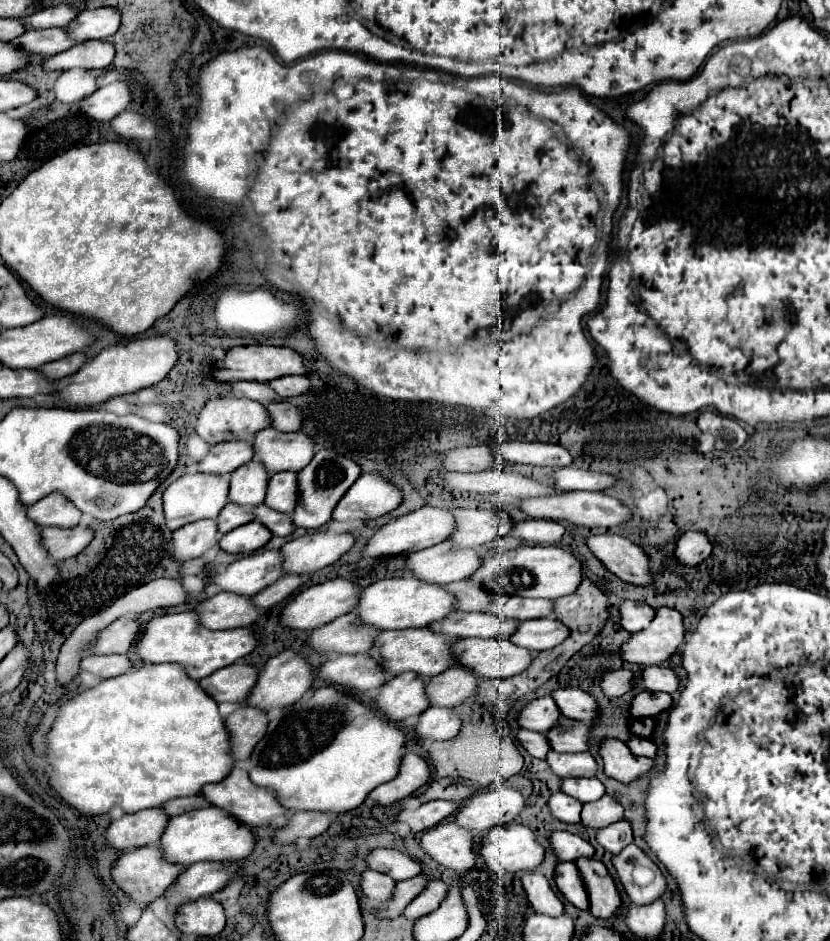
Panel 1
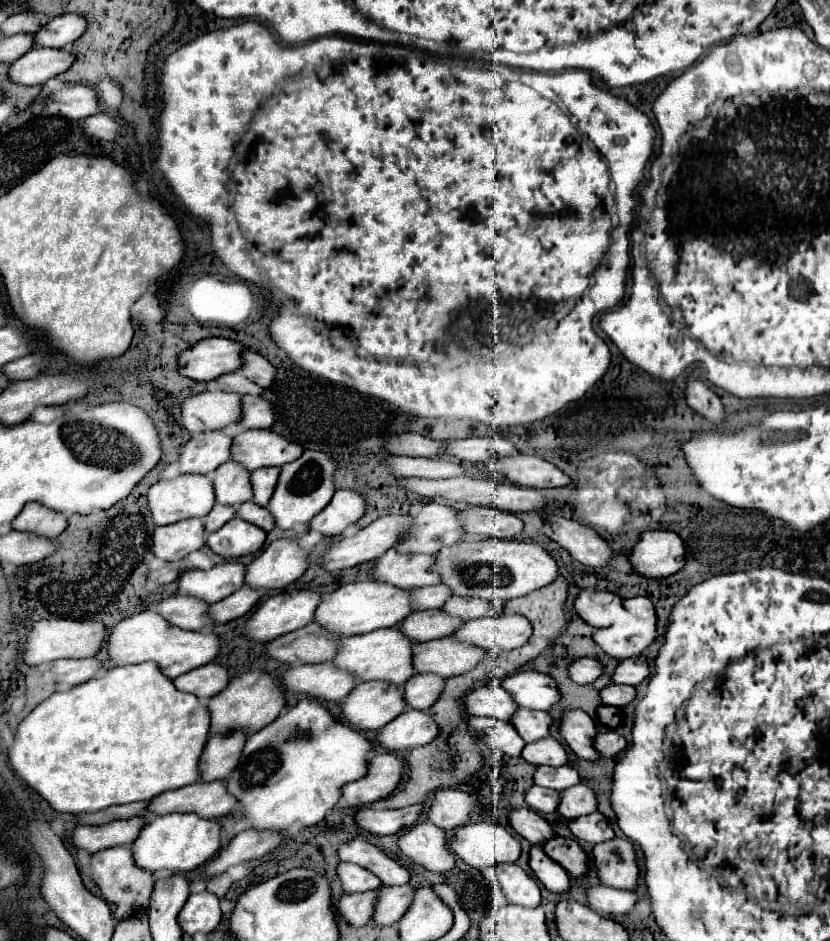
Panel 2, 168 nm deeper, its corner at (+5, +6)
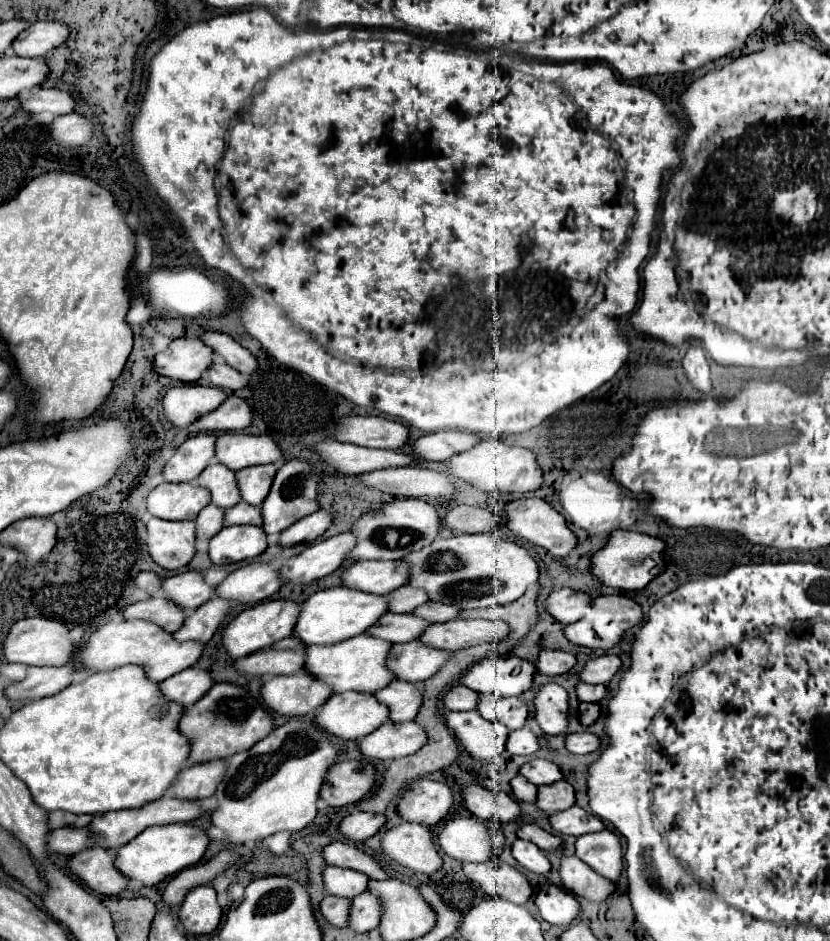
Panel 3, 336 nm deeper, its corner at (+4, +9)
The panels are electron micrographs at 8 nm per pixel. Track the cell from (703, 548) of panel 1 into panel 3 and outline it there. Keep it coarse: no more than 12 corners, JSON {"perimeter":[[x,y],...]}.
{"perimeter":[[619,529],[591,557],[601,583],[643,589],[665,569],[667,545]]}

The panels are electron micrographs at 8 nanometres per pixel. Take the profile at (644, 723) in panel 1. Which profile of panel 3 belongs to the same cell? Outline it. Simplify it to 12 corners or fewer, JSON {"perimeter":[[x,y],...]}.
{"perimeter":[[581,703],[581,723],[589,727],[599,719],[599,703]]}

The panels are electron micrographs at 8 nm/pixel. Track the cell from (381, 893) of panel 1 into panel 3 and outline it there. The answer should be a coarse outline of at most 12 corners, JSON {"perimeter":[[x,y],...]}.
{"perimeter":[[335,865],[325,867],[327,895],[357,897],[367,891],[365,873]]}

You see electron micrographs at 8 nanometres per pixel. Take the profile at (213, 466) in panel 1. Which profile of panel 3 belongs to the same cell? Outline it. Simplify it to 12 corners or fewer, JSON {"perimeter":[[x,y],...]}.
{"perimeter":[[199,433],[177,447],[163,477],[185,483],[215,457],[213,433]]}

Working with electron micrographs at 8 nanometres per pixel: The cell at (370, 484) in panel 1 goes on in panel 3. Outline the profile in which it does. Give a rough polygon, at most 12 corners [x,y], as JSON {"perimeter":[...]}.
{"perimeter":[[325,509],[293,523],[277,539],[285,547],[311,543],[333,523]]}

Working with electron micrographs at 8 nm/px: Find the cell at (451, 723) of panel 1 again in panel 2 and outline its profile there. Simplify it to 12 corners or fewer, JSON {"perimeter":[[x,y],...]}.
{"perimeter":[[406,710],[378,732],[388,752],[426,746],[436,734],[428,712]]}

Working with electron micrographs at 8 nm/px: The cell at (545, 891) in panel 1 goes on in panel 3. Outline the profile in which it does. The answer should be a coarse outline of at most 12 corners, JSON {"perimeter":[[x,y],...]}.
{"perimeter":[[499,859],[465,863],[463,871],[485,893],[525,905],[527,877]]}

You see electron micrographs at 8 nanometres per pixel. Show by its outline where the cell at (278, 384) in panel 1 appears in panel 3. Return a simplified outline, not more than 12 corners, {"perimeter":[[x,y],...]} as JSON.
{"perimeter":[[207,331],[201,339],[239,373],[251,375],[257,359],[233,337]]}

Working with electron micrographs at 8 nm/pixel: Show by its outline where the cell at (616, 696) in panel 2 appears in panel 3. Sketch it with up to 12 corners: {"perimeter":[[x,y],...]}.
{"perimeter":[[577,685],[581,701],[601,701],[607,685]]}

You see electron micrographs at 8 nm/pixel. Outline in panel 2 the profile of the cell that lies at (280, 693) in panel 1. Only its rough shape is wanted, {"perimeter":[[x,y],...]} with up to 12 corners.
{"perimeter":[[252,670],[210,698],[210,734],[252,734],[276,720],[284,694]]}

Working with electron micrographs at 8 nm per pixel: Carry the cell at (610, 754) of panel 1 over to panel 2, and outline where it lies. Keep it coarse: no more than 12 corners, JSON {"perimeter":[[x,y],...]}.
{"perimeter":[[564,710],[558,726],[566,746],[580,758],[592,750],[594,720],[582,710]]}

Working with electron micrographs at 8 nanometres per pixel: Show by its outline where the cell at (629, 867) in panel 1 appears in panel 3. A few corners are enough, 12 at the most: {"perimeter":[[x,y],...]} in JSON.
{"perimeter":[[611,831],[577,837],[577,857],[617,883],[621,839]]}

